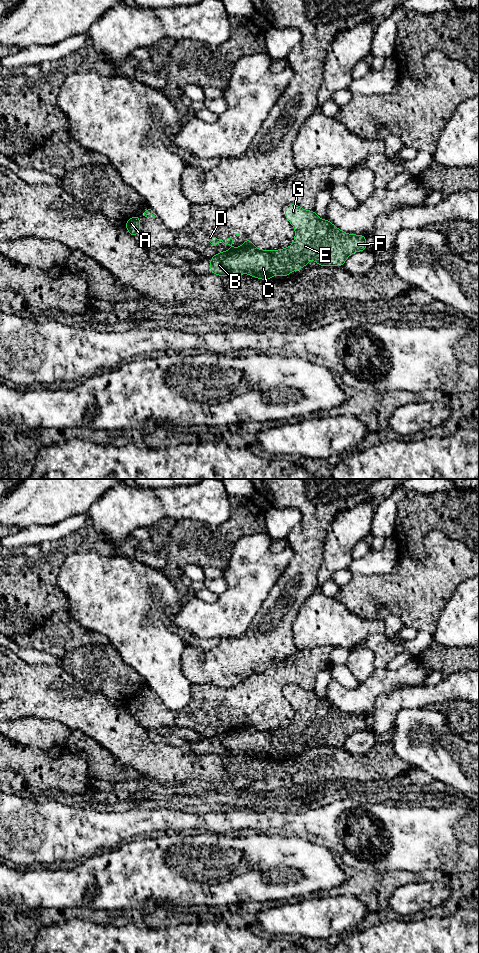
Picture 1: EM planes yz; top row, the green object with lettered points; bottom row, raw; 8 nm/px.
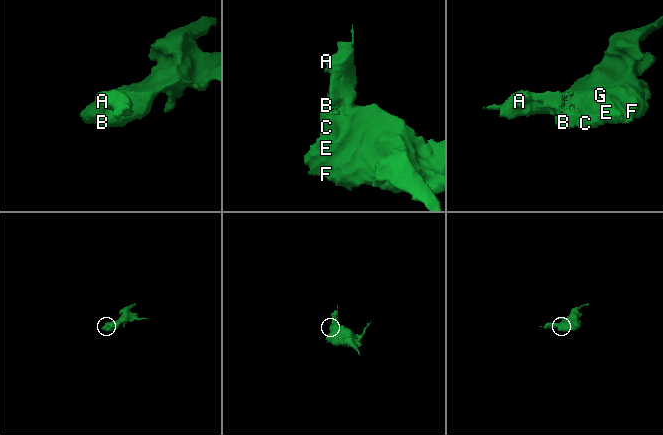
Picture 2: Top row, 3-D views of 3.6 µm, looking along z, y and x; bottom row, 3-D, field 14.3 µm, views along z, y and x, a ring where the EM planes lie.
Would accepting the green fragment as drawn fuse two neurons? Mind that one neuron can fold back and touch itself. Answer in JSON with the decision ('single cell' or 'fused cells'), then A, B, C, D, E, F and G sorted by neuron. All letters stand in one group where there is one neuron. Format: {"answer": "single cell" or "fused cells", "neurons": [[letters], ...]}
{"answer": "fused cells", "neurons": [["A", "D"], ["B", "C", "E", "F", "G"]]}

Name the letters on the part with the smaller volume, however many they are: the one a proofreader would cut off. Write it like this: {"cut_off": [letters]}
{"cut_off": ["A", "D"]}

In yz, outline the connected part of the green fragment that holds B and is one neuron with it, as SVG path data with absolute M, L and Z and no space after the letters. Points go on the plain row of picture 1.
M289 684L284 688L285 697L295 708L295 718L291 726L279 730L260 730L255 726L241 724L239 728L230 728L211 736L211 754L219 756L244 755L271 760L273 755L288 758L289 752L305 748L309 740L314 739L320 746L343 746L346 739L355 732L367 729L364 715L348 714L339 710L329 700L320 699L314 690L304 690L296 684Z

